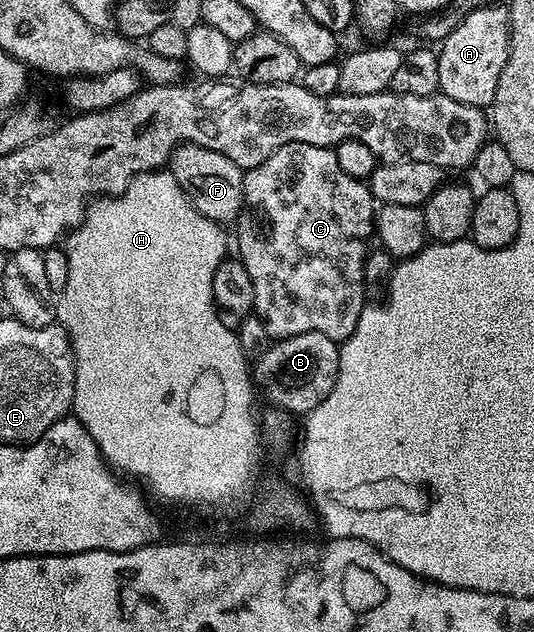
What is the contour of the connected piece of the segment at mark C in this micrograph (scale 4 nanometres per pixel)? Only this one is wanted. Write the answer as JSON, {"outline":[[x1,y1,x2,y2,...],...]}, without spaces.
{"outline":[[288,143,279,149,275,149,275,153,271,153,271,157,267,157,259,165,248,168,244,172,244,177,245,205,235,223,238,251,236,251,236,254,247,269,247,274,251,276,251,285,255,289,253,309,265,323,270,340,276,341,295,337,299,333,323,333,323,337,331,337,338,341,344,341,347,337,351,337,351,333,361,316,361,310,367,305,364,263,369,238,375,231,375,200,373,194,369,192,368,182,355,177,347,177,347,173,343,173,343,168,339,165,339,157,334,148,316,147,306,143]]}

